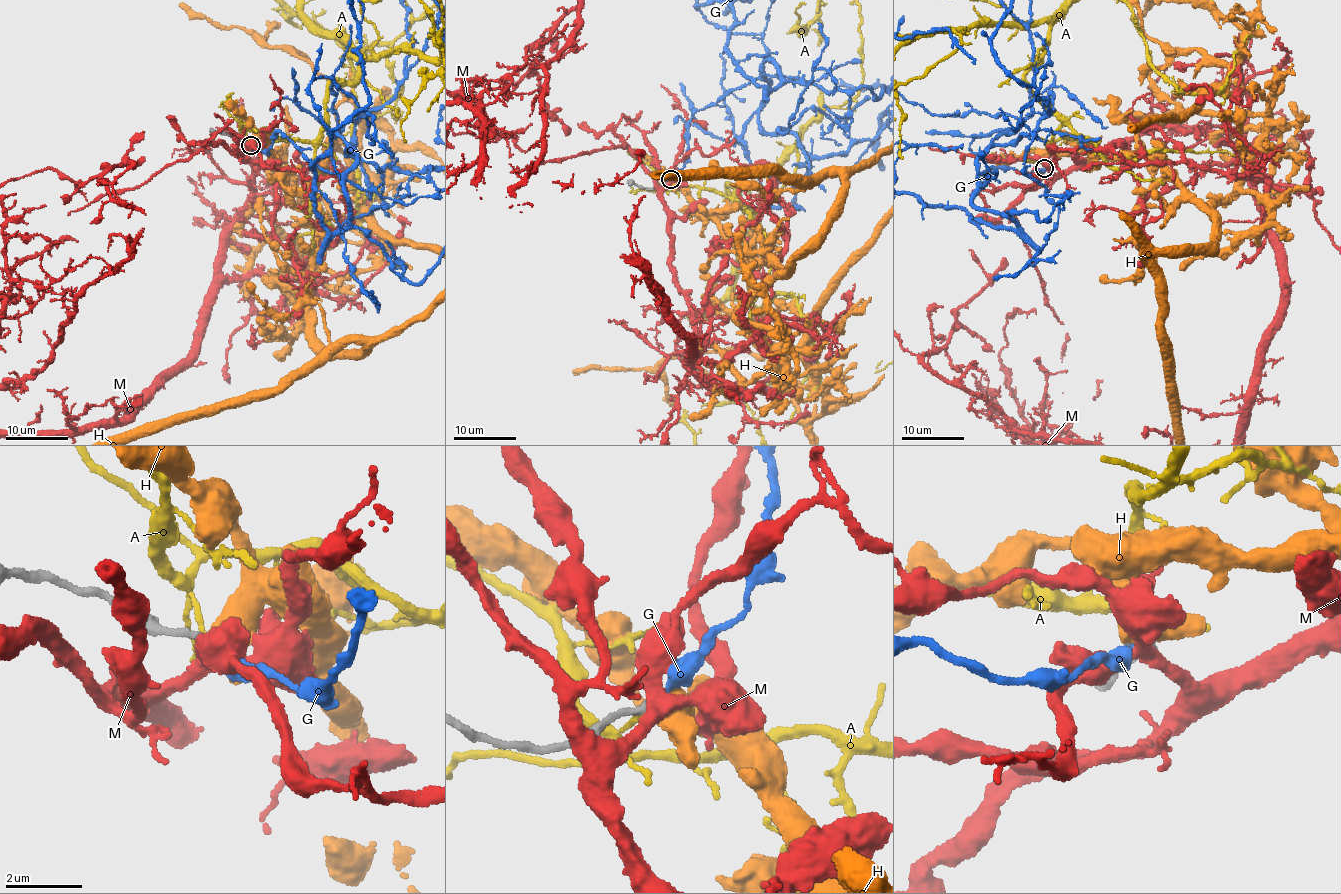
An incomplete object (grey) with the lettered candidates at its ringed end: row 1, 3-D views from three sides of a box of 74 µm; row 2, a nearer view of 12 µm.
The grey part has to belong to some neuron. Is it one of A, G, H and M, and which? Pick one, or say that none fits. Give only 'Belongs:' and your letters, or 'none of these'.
Belongs: G

